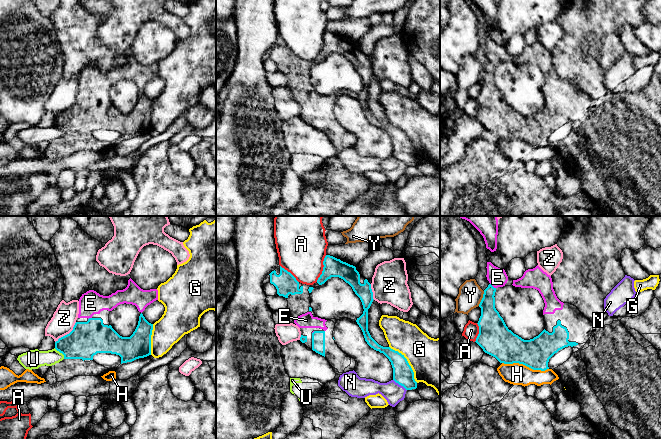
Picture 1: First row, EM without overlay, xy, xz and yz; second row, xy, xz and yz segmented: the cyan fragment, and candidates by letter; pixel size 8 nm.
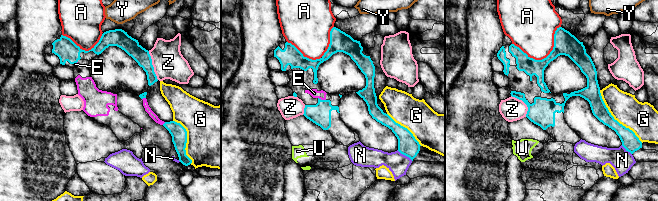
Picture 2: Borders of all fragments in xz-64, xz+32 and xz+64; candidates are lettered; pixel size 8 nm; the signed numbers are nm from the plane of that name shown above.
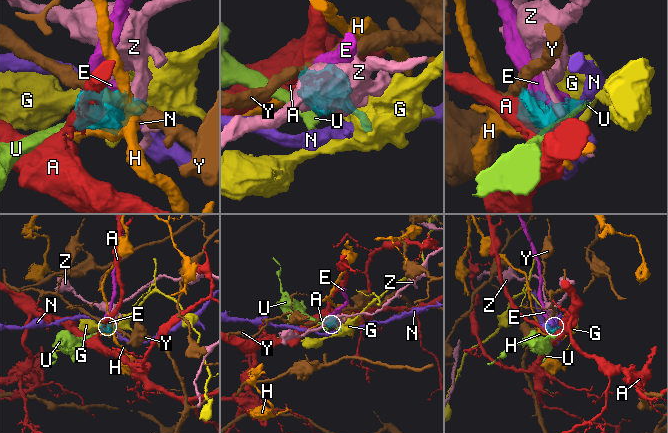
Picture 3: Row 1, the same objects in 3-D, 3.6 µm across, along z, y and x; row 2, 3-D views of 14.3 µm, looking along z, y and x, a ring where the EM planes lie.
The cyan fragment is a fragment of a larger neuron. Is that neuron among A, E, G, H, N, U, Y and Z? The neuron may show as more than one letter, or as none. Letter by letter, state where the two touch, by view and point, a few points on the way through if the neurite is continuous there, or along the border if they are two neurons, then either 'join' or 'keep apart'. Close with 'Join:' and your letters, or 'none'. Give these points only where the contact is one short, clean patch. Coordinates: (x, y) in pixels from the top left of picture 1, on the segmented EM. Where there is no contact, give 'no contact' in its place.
A: meets cyan in xz at (323, 268); keep apart
E: meets cyan in yz at (492, 286); join
G: meets cyan in xz at (407, 362); keep apart
H: meets cyan in yz at (525, 365); keep apart
N: meets cyan in xz at (400, 384); border along xz (393, 379), (406, 390); keep apart
U: meets cyan in xy at (60, 352); border along xy (54, 348), (64, 358); keep apart
Y: meets cyan in yz at (482, 298); keep apart
Z: meets cyan in xy at (67, 334); keep apart
Join: E

